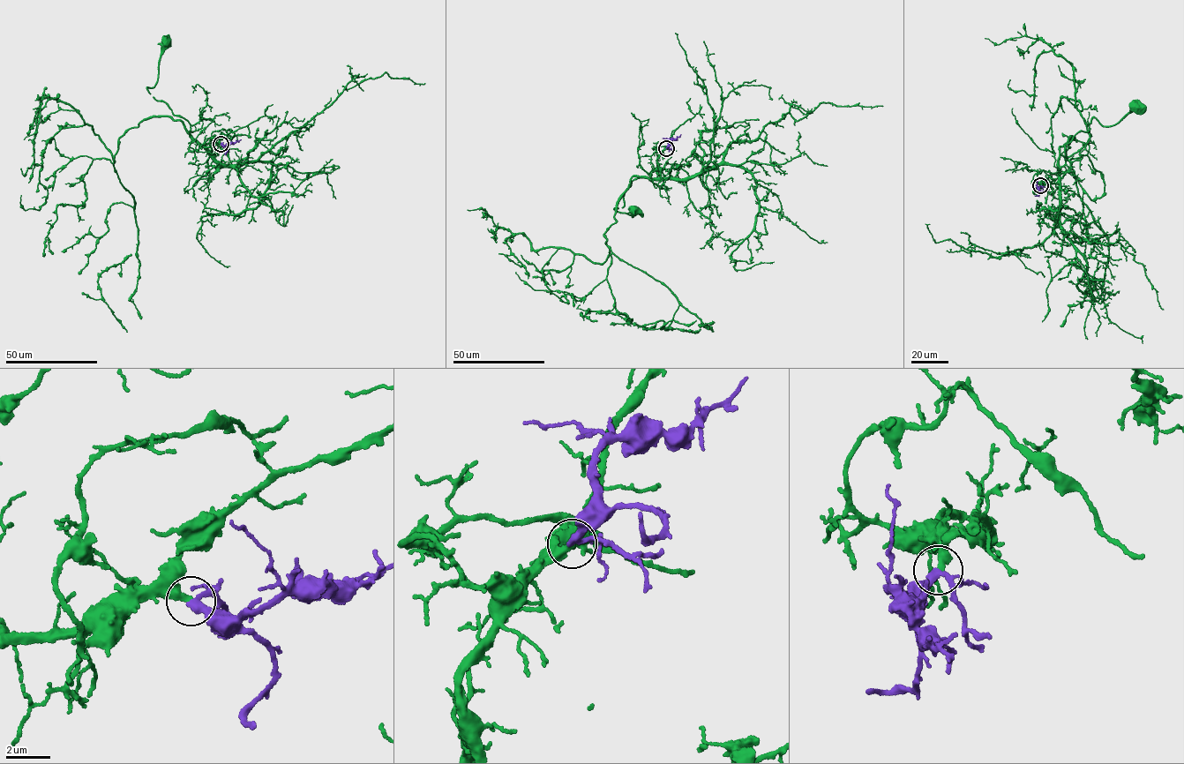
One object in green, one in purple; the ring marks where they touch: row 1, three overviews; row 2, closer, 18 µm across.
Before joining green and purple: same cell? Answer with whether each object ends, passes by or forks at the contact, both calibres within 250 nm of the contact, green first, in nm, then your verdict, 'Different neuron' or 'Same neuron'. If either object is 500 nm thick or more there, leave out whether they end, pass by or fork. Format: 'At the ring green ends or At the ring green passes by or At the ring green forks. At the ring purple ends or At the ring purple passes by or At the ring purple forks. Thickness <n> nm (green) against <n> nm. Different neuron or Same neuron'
At the ring green ends. At the ring purple passes by. Thickness 360 nm (green) against 280 nm. Same neuron

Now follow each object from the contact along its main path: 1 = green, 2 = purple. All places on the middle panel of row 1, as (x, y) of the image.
1: (666, 148), (657, 160), (661, 176), (633, 180), (625, 190), (624, 206), (614, 208), (632, 216), (633, 209)
2: (666, 148), (669, 139), (681, 134)

